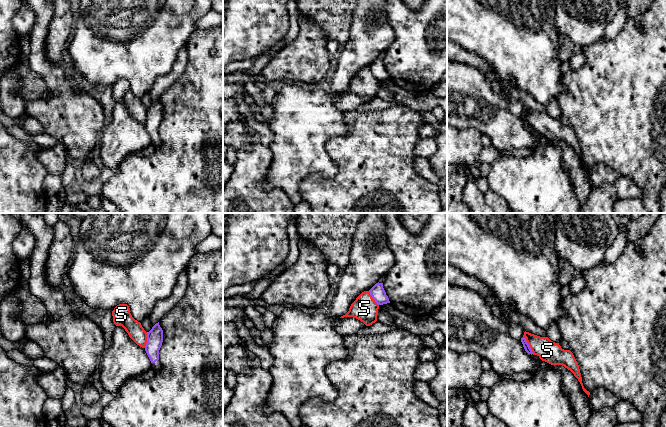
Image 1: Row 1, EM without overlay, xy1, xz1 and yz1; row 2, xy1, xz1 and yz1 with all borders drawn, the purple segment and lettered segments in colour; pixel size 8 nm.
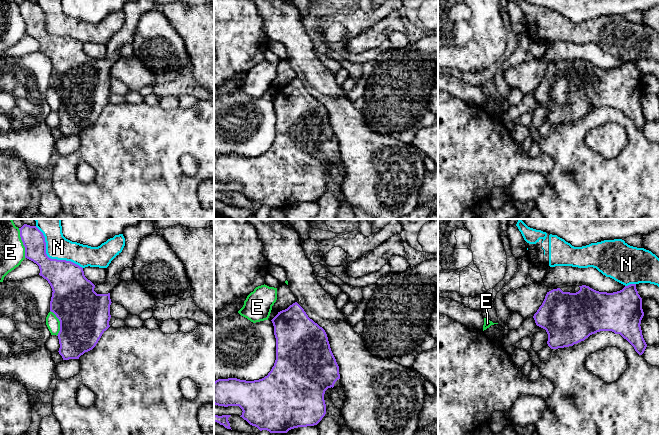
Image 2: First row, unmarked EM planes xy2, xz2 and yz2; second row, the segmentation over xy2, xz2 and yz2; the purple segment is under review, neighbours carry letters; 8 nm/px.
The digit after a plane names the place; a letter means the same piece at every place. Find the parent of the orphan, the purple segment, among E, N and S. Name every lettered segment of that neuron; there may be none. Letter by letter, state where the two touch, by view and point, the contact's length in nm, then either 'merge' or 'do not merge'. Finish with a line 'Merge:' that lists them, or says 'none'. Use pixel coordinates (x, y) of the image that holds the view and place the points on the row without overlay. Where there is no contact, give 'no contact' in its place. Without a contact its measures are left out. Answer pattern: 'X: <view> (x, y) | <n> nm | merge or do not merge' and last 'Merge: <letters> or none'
E: xy2 (23, 19) | 240 nm | do not merge
N: xy2 (50, 34) | 500 nm | do not merge
S: yz1 (528, 121) | 160 nm | do not merge
Merge: none

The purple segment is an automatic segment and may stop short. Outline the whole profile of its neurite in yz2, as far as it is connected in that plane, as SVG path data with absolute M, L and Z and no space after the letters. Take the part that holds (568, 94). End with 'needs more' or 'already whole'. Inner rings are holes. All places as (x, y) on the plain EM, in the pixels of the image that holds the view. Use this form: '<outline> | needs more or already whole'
M636 60L607 69L589 62L567 62L547 68L533 94L546 106L551 125L573 122L600 107L620 110L642 131L647 123L641 106L644 92Z | needs more

